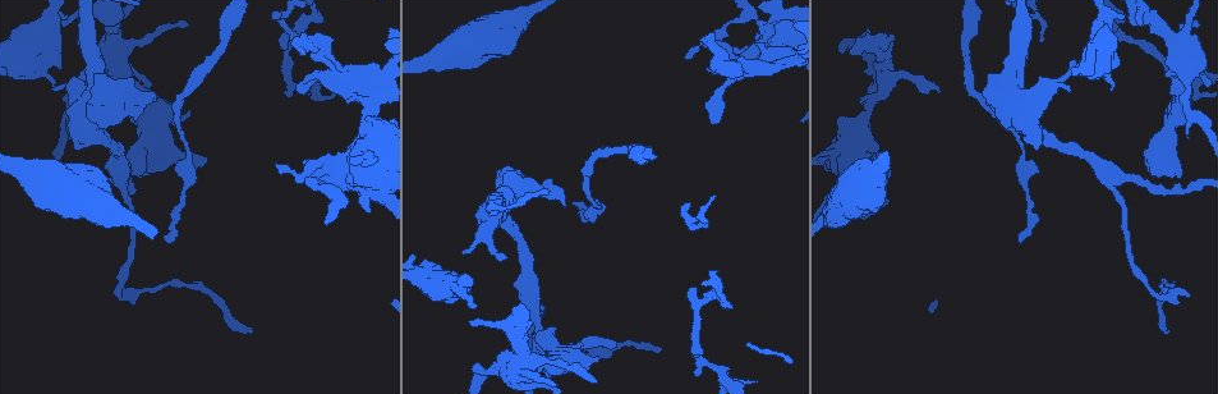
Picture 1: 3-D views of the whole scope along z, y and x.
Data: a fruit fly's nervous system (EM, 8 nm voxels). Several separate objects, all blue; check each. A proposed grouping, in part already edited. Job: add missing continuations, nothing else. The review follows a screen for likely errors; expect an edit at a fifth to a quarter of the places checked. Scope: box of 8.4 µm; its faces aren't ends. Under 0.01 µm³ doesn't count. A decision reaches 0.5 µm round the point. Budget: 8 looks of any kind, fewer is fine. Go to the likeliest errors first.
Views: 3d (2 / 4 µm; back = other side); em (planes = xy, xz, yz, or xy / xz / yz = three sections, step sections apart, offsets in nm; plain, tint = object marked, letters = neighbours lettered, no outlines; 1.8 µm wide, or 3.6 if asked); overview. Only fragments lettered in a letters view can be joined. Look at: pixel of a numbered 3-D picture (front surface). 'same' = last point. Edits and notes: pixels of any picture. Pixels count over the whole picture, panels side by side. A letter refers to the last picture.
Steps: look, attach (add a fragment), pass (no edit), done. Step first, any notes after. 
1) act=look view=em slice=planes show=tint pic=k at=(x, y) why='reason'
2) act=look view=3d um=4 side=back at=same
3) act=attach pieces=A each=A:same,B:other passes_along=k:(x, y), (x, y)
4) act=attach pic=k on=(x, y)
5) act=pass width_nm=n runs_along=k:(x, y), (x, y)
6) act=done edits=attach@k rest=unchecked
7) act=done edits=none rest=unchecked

act=look view=em slice=xz step=8 show=tint pic=1 at=(154, 100) why='branch stops here'

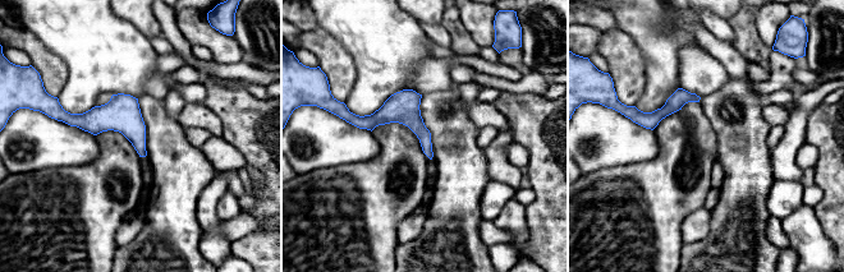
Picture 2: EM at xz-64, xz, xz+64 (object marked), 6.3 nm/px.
act=look view=em slice=xz step=8 show=letters at=same why='what lies round it'

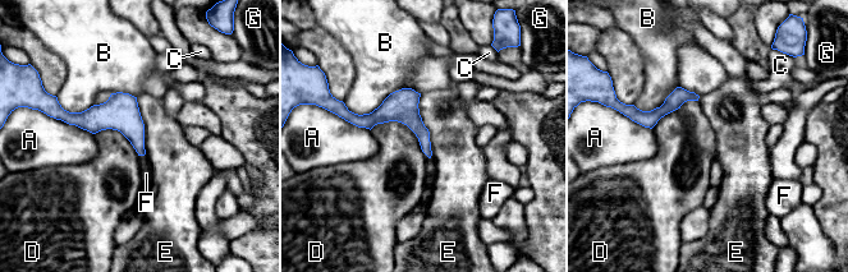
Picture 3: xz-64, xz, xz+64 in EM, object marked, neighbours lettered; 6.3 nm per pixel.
act=pass width_nm=130 each=A:other,B:other,C:other,D:other,E:other,F:other,G:other border=3:(370, 129), (400, 121), (429, 157) found='no lettered fragment goes on from it'

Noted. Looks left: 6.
act=look view=em um=3.6 slice=xz step=4 show=letters pic=1 at=(60, 65) why='thick end'

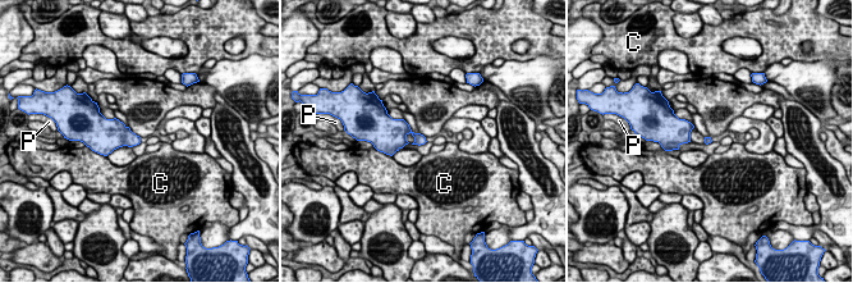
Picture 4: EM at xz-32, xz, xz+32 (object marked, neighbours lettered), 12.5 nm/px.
act=look view=em um=3.6 slice=planes show=letters at=same

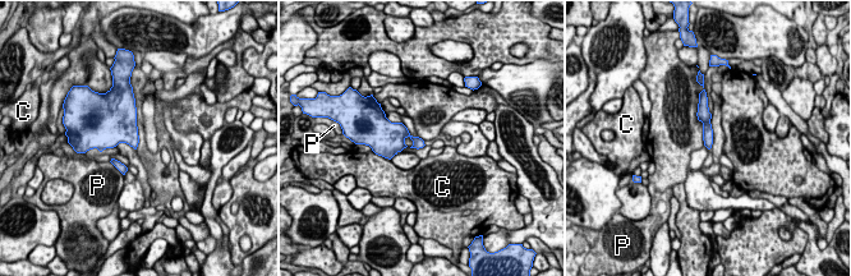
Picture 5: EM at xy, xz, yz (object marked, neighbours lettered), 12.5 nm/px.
act=pass each=C:other,P:other border=5:(698, 100), (704, 145) found='none of them fits'

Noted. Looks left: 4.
act=look view=em slice=xy step=16 show=tint pic=1 at=(616, 342) why='branch stops here'

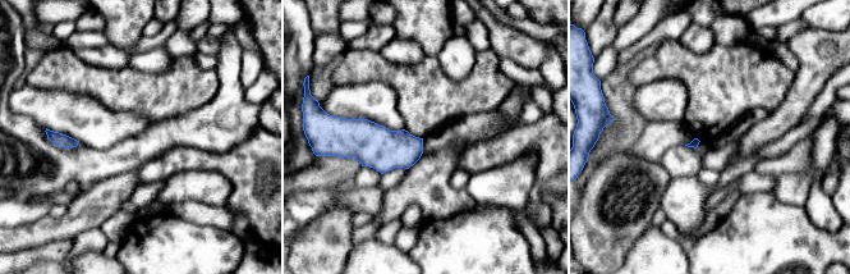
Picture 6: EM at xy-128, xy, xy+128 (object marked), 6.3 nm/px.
act=look view=em slice=planes show=letters at=same

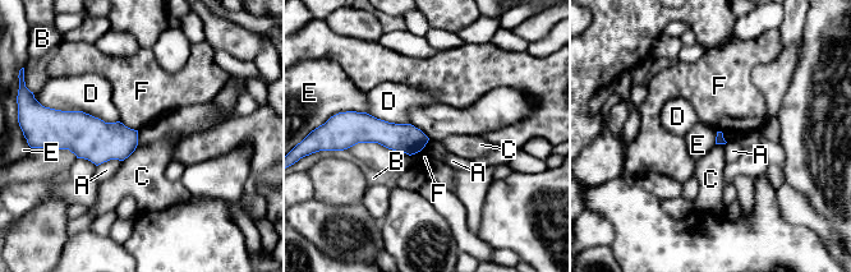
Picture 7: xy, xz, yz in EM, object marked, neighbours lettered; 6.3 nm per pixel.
act=pass longest_contact=D:400nm each=A:other,B:other,C:other,D:other,E:other,F:other found='none of them fits'

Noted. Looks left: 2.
act=done edits=none rest=unchecked

